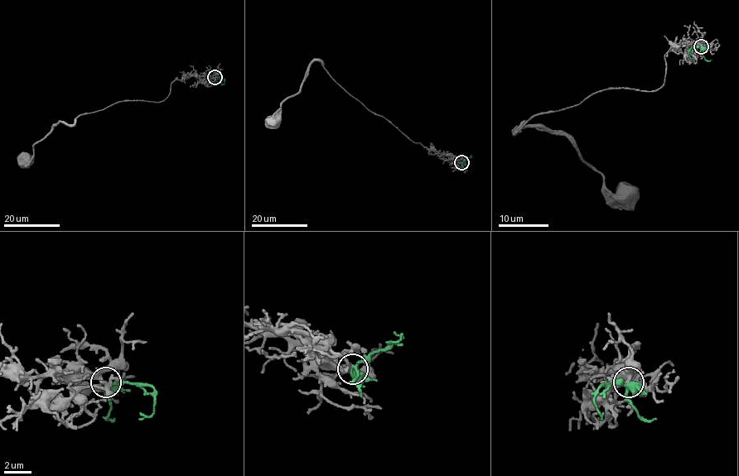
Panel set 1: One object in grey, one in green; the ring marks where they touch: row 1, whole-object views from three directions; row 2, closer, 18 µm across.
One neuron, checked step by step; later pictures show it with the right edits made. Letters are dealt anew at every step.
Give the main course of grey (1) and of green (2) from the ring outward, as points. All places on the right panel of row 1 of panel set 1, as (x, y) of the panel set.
1: (702, 46), (670, 50), (656, 90), (602, 89), (515, 131), (564, 135), (620, 193)
2: (702, 46), (694, 46), (689, 50), (692, 60)

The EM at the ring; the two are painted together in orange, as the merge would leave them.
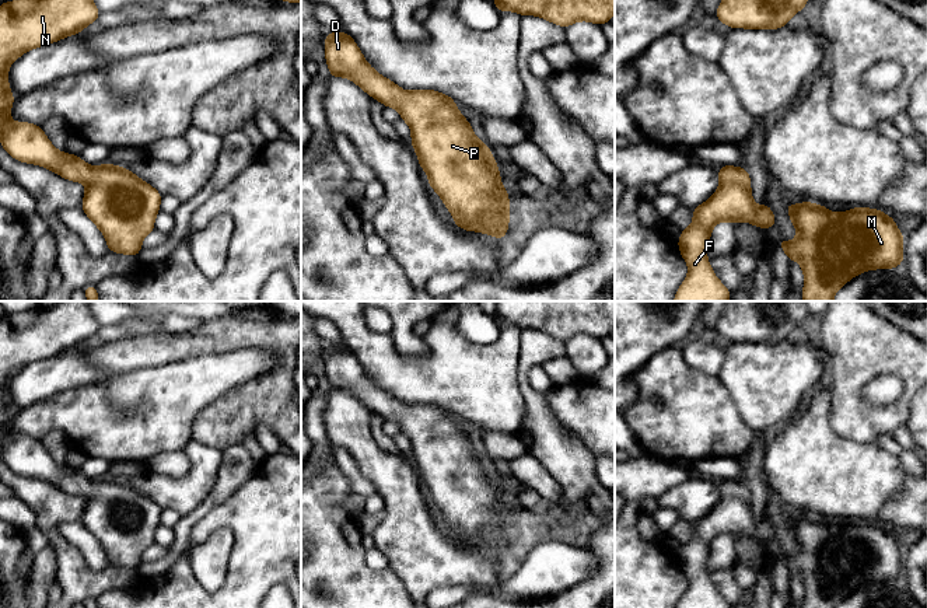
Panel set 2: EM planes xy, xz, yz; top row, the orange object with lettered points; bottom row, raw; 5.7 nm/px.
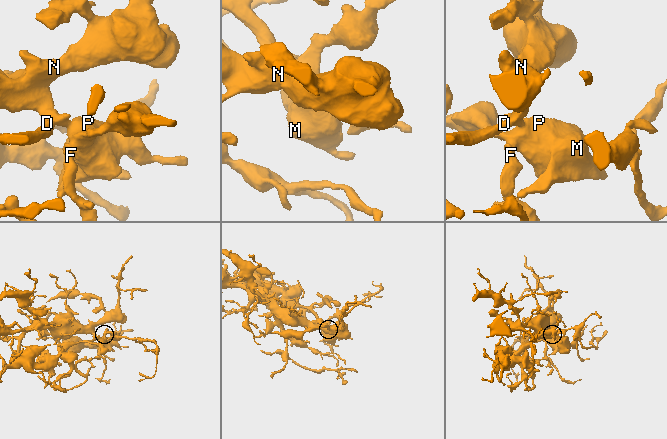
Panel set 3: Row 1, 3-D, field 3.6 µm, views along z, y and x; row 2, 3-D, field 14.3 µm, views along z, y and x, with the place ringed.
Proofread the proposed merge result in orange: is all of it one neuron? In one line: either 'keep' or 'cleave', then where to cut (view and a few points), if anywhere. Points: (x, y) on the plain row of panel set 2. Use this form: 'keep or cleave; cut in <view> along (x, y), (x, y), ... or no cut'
keep; no cut

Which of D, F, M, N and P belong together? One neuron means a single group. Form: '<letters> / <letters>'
D F M N P

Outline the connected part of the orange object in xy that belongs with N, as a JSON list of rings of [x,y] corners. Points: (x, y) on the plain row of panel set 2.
[[[60,301],[52,308],[36,308],[22,314],[4,315],[0,319],[0,454],[1,461],[21,476],[42,479],[64,493],[85,497],[81,523],[102,545],[109,566],[137,570],[141,555],[154,541],[160,525],[161,507],[132,485],[112,479],[91,481],[80,469],[62,467],[53,461],[41,440],[28,436],[11,436],[10,424],[15,410],[10,405],[7,385],[11,377],[27,364],[53,357],[64,350],[77,349],[101,329],[94,318],[90,301]]]

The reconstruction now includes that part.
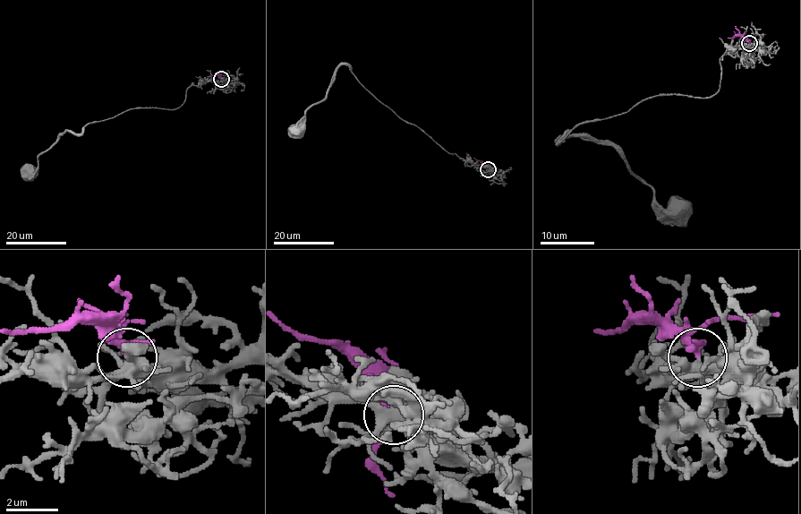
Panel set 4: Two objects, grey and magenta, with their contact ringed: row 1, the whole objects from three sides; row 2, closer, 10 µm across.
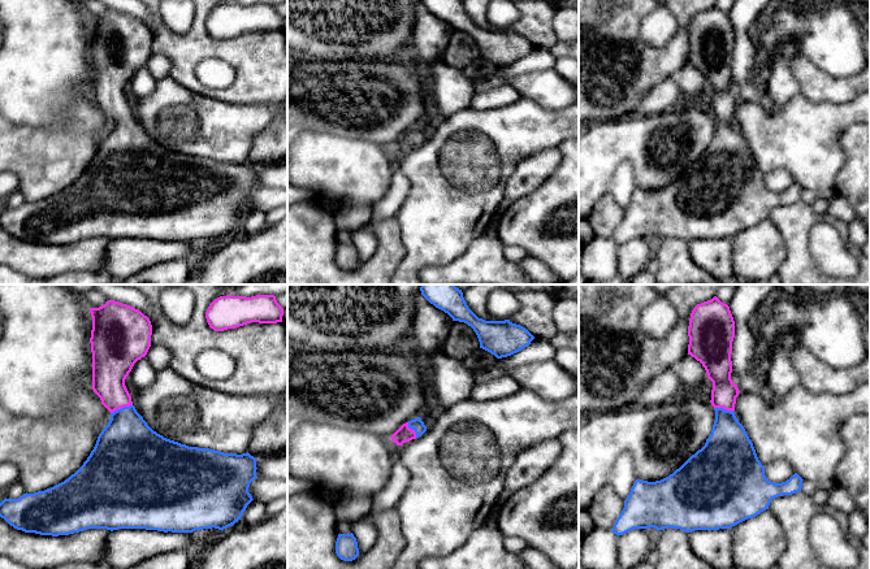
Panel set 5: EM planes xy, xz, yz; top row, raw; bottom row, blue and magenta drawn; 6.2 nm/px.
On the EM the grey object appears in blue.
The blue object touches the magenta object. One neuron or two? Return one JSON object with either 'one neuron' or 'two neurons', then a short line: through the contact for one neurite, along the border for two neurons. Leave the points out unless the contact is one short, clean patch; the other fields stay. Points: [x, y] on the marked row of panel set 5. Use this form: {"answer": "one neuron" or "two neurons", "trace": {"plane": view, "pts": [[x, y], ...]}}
{"answer": "one neuron", "trace": {"plane": "xy", "pts": [[128, 447], [126, 425], [121, 408], [109, 386], [109, 370]]}}

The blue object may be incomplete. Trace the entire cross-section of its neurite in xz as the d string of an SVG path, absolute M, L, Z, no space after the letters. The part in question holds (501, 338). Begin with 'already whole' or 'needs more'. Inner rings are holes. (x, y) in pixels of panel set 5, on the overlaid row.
already whole; M421 284L421 295L436 308L447 313L453 321L464 322L476 333L480 348L497 359L511 356L534 339L523 326L505 321L479 318L467 305L462 290L454 284Z

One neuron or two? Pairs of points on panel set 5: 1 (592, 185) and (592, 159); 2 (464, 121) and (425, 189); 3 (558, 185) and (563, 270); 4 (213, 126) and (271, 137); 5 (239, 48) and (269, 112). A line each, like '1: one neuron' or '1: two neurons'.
1: one neuron
2: one neuron
3: one neuron
4: two neurons
5: two neurons

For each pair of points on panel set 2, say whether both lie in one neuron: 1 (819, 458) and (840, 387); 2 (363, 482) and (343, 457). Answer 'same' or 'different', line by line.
1: different
2: same

